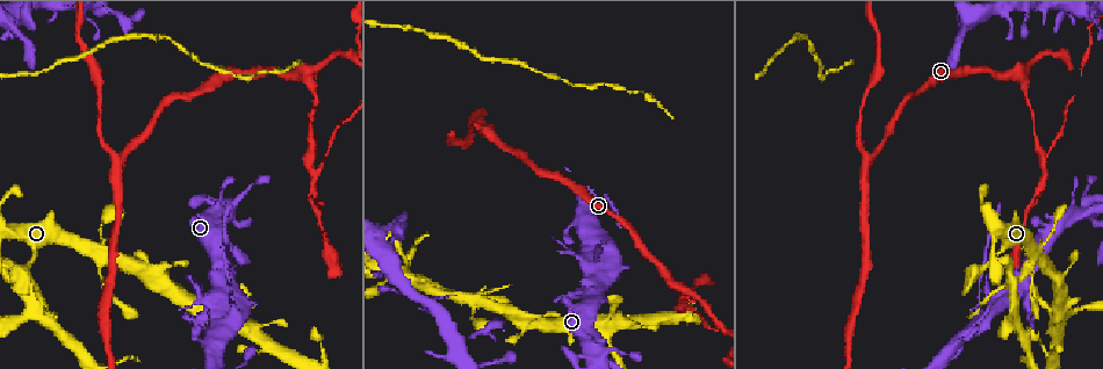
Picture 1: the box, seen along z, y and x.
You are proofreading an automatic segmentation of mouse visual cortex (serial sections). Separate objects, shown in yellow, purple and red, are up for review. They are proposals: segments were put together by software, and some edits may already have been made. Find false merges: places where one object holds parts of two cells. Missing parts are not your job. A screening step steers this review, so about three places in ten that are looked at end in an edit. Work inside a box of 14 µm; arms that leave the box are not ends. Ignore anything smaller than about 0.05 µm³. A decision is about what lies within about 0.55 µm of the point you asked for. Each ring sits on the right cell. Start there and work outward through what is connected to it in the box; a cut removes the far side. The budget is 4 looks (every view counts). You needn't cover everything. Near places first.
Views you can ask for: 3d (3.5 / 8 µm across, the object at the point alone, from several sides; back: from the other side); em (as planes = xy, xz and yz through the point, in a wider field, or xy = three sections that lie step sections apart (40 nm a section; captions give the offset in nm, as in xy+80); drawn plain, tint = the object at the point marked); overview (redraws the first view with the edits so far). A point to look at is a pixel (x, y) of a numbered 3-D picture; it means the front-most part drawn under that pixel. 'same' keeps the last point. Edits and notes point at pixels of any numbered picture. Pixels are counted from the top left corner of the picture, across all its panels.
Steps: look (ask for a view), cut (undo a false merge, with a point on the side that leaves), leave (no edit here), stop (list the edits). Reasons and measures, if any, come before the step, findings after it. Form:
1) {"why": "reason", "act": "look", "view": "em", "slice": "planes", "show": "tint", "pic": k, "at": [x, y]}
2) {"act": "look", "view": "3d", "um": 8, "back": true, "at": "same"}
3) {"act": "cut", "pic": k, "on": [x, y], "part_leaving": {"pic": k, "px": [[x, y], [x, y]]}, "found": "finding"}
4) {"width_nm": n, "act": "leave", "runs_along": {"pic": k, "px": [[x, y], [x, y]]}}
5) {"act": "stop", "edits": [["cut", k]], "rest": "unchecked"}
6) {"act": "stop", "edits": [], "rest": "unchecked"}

{"why": "four or more arms meet", "act": "look", "view": "3d", "um": 3.5, "pic": 1, "at": [1015, 278]}

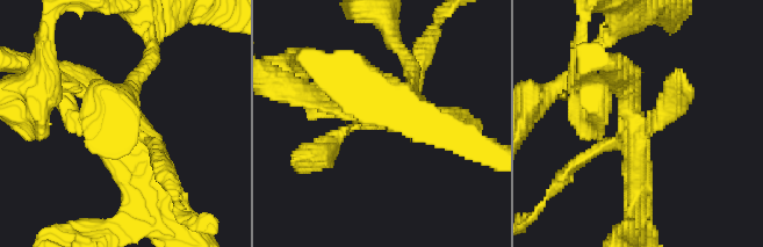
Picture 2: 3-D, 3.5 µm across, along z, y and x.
{"why": "now the EM", "act": "look", "view": "em", "slice": "xy", "step": 3, "show": "tint", "pic": 2, "at": [636, 120]}

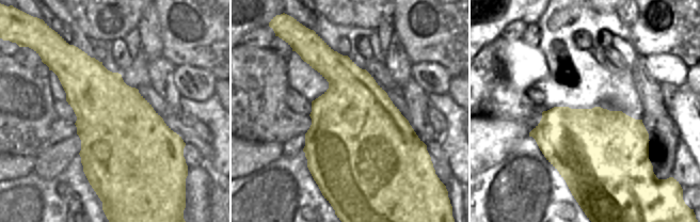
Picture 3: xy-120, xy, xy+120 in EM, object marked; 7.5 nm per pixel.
{"width_nm": 800, "act": "leave", "runs_along": {"pic": 2, "px": [[57, 75], [103, 101], [146, 187]]}, "found": "all the same cell"}

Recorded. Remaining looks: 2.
{"why": "branch point", "act": "look", "view": "3d", "um": 3.5, "back": true, "pic": 1, "at": [302, 74]}

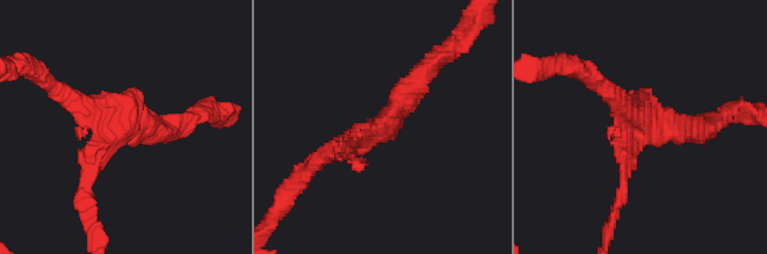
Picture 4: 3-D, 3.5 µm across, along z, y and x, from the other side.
{"arms": 3, "arm_widths_nm": [200, 250, 300], "why": "shape alone is not enough", "act": "look", "view": "em", "slice": "planes", "show": "tint", "pic": 4, "at": [639, 124]}

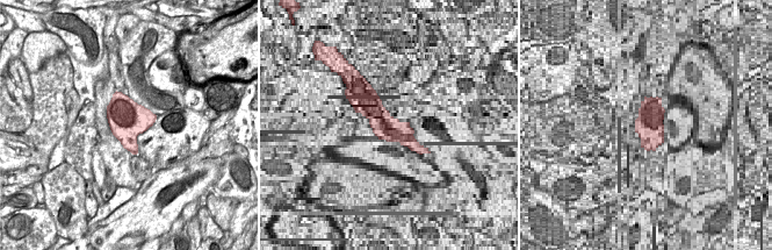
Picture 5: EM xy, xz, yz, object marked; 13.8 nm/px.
{"width_nm": 500, "act": "leave", "runs_along": {"pic": 4, "px": [[426, 67], [376, 136], [345, 144]]}, "found": "one cell here"}

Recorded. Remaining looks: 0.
{"act": "stop", "edits": [], "rest": "unchecked"}

